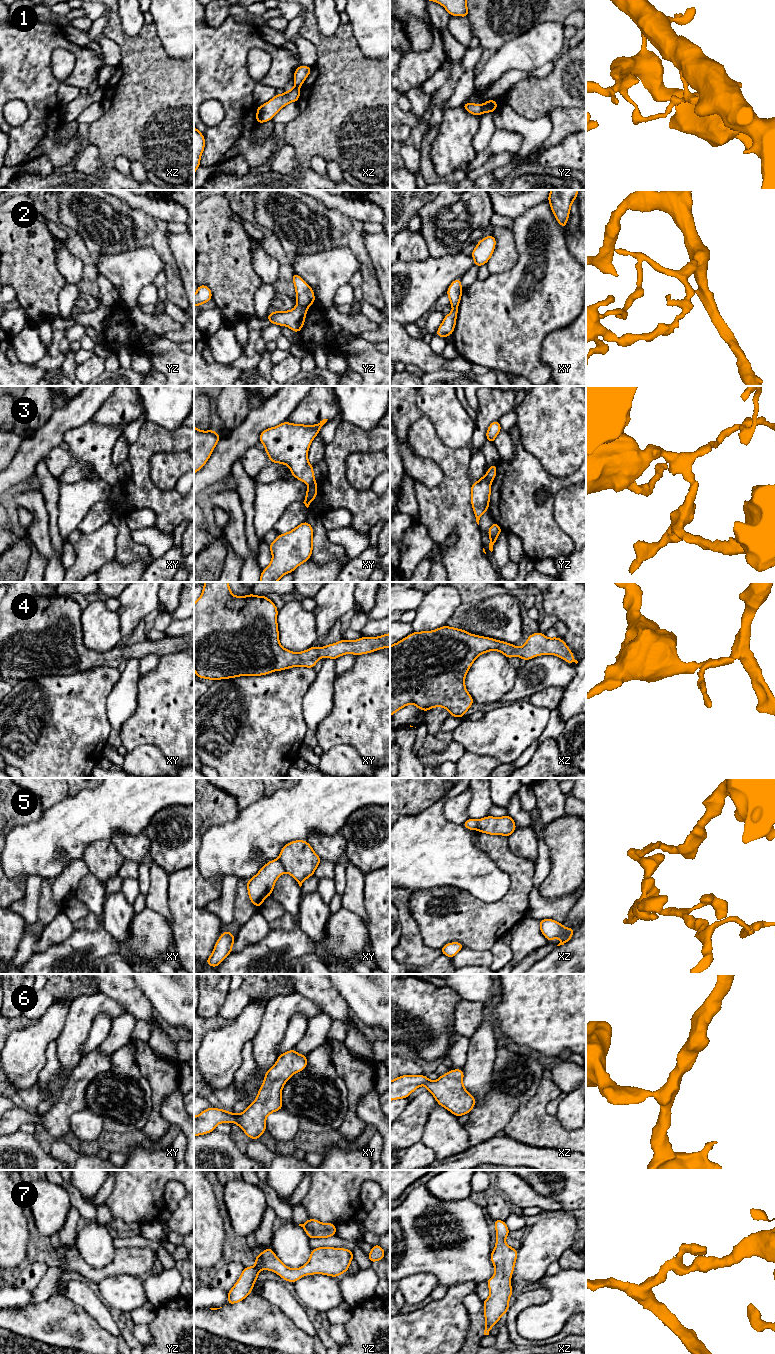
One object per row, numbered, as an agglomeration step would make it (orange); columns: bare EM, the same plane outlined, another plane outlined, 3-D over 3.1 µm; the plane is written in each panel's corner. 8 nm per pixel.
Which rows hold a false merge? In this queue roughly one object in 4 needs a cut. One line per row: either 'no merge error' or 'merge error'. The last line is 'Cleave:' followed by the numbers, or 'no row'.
1: merge error
2: merge error
3: merge error
4: no merge error
5: merge error
6: no merge error
7: no merge error
Cleave: 1, 2, 3, 5

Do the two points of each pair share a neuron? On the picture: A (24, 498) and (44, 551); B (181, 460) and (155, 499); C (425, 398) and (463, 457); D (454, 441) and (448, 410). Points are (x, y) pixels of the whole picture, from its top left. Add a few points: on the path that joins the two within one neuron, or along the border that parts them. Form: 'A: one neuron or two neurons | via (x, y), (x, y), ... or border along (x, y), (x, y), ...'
A: one neuron | via (37, 511), (40, 514), (40, 538)
B: two neurons | border along (149, 469), (149, 479), (158, 488), (174, 490)
C: two neurons | border along (437, 435), (450, 447), (468, 447)
D: one neuron | via (454, 433), (454, 426), (449, 418)

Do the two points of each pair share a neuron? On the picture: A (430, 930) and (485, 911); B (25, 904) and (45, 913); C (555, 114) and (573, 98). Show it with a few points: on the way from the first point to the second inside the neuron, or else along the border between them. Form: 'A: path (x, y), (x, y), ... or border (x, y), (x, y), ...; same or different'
A: path (444, 919), (471, 918); same
B: border (42, 886), (39, 892), (38, 916), (27, 926); different
C: border (575, 106), (555, 107), (546, 115); different

